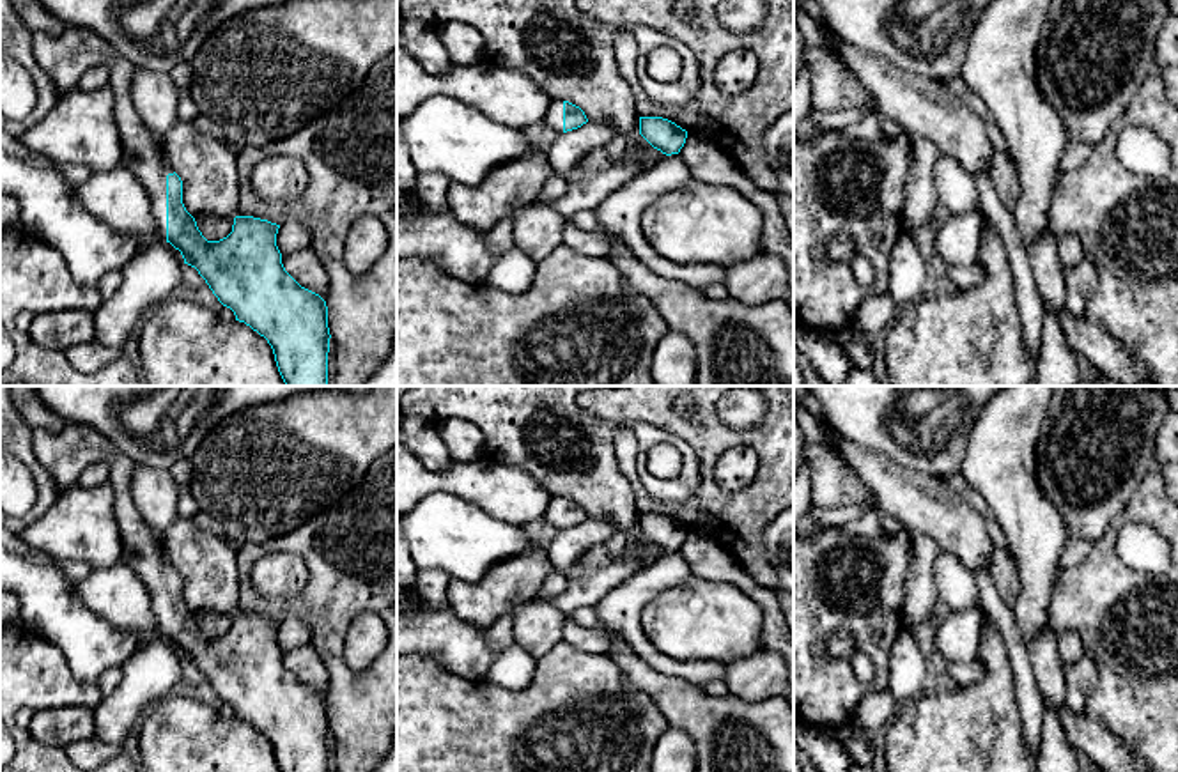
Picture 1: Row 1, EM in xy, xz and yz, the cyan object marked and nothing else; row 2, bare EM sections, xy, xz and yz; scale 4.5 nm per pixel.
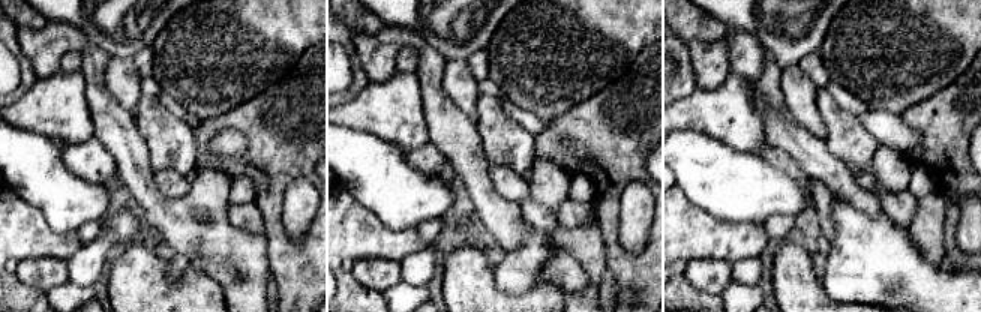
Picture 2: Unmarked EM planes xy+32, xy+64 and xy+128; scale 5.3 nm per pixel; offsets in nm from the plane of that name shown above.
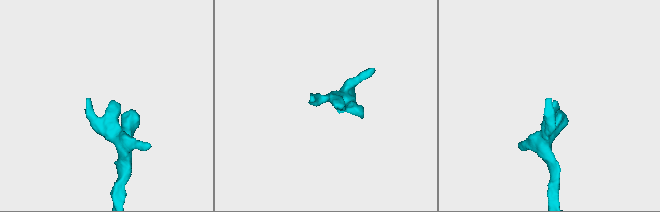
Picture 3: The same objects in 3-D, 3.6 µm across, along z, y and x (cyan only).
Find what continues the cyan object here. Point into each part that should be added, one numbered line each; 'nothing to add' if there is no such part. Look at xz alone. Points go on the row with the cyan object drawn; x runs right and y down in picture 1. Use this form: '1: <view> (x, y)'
1: xz (553, 117)

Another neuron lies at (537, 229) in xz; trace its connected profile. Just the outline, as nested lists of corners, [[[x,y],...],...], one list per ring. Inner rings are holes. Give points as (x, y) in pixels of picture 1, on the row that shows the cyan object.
[[[539,200],[514,214],[512,237],[515,248],[540,264],[562,244],[567,218],[553,204]]]

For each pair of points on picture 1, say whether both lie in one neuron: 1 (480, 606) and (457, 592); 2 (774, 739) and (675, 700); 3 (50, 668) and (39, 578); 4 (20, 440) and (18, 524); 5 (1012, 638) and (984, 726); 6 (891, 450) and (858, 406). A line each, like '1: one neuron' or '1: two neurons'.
1: one neuron
2: one neuron
3: two neurons
4: one neuron
5: two neurons
6: one neuron

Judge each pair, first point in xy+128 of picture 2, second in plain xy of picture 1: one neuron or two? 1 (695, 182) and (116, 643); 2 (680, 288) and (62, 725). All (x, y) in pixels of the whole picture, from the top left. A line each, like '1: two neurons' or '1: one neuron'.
1: one neuron
2: two neurons

